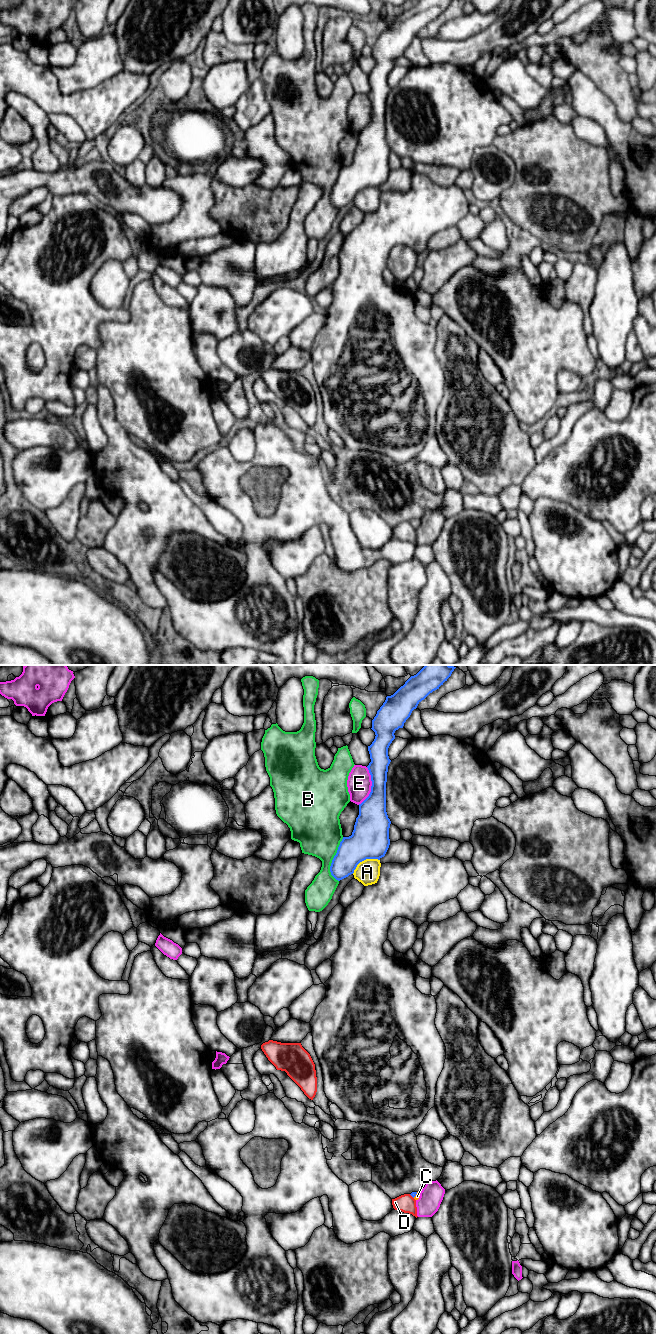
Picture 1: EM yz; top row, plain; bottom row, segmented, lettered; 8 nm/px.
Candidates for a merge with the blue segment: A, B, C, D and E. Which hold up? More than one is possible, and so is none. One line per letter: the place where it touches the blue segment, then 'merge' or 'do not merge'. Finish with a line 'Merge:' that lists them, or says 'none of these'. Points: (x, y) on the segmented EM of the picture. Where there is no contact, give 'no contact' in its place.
A: yz (364, 859) | do not merge
B: yz (333, 859) | do not merge
C: yz (415, 1195) | merge
D: yz (411, 1195) | do not merge
E: yz (371, 786) | do not merge
Merge: C

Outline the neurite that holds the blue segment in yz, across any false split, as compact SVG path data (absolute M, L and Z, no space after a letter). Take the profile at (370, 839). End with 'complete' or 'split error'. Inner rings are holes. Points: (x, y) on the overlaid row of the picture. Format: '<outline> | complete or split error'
M425 665L416 675L411 676L403 686L393 695L387 696L385 702L377 711L372 720L372 730L375 732L375 739L368 751L371 762L367 766L371 775L371 792L369 796L359 804L359 815L356 818L354 830L349 837L343 837L334 856L330 872L338 881L354 873L357 865L366 859L380 860L385 856L389 845L389 828L391 821L386 812L386 782L388 766L391 762L388 756L388 748L395 739L395 731L403 728L404 723L410 717L412 711L430 693L439 689L441 685L451 676L456 667L450 665Z | complete

